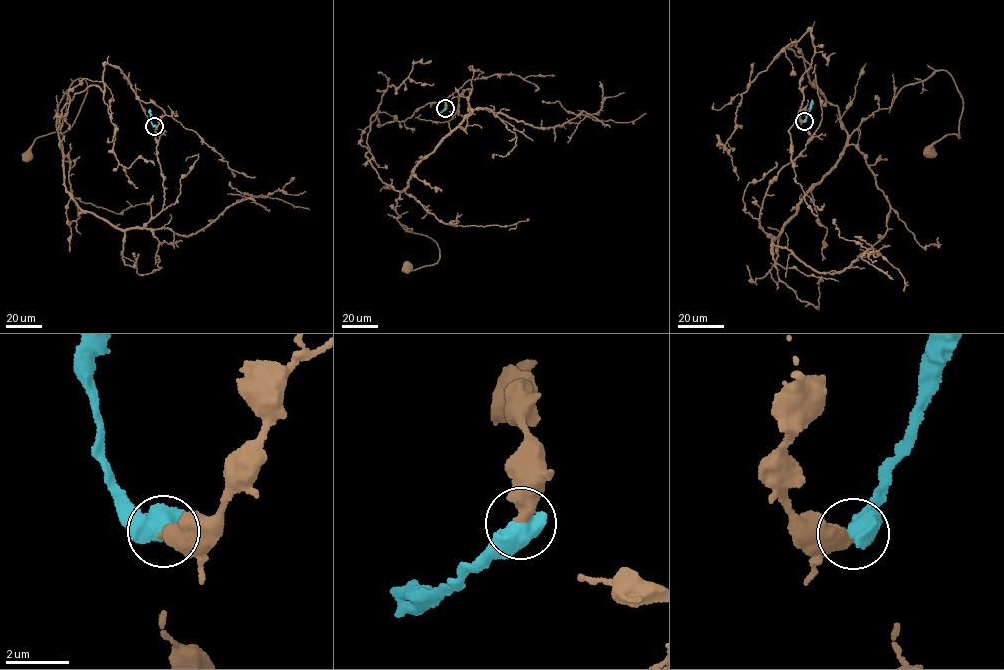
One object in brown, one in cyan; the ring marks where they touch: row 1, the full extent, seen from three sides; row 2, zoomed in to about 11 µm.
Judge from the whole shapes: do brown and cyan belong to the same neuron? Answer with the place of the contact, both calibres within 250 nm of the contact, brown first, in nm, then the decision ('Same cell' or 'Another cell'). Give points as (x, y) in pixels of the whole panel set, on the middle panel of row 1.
Place: (445, 108). Thickness 480 nm (brown) against 900 nm. Another cell

